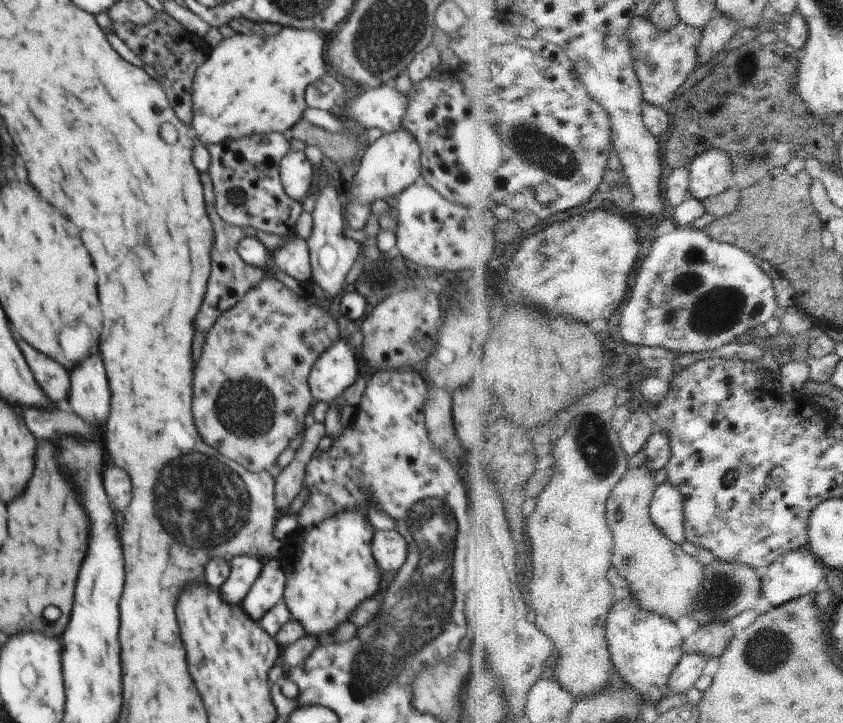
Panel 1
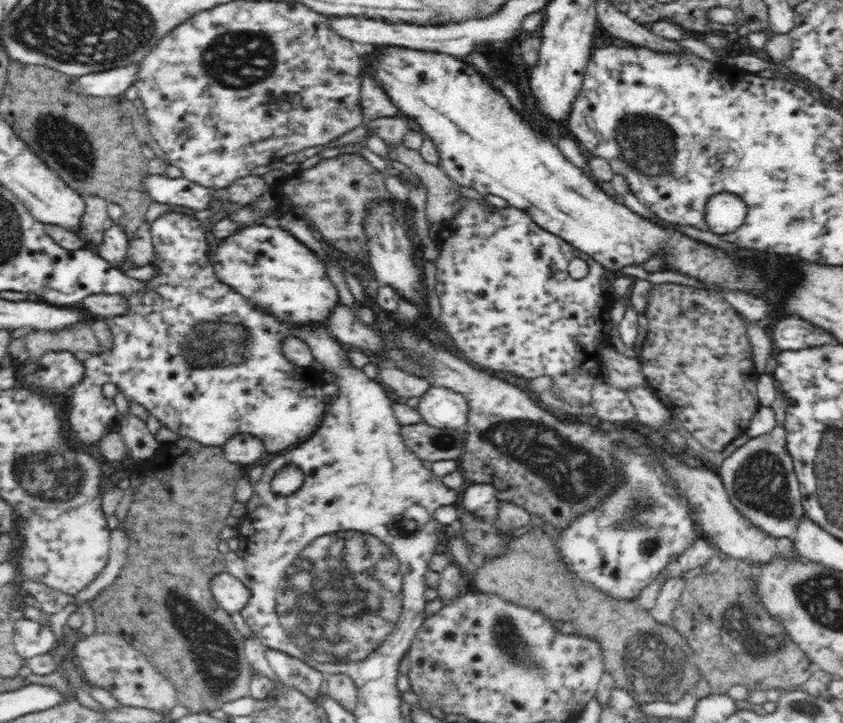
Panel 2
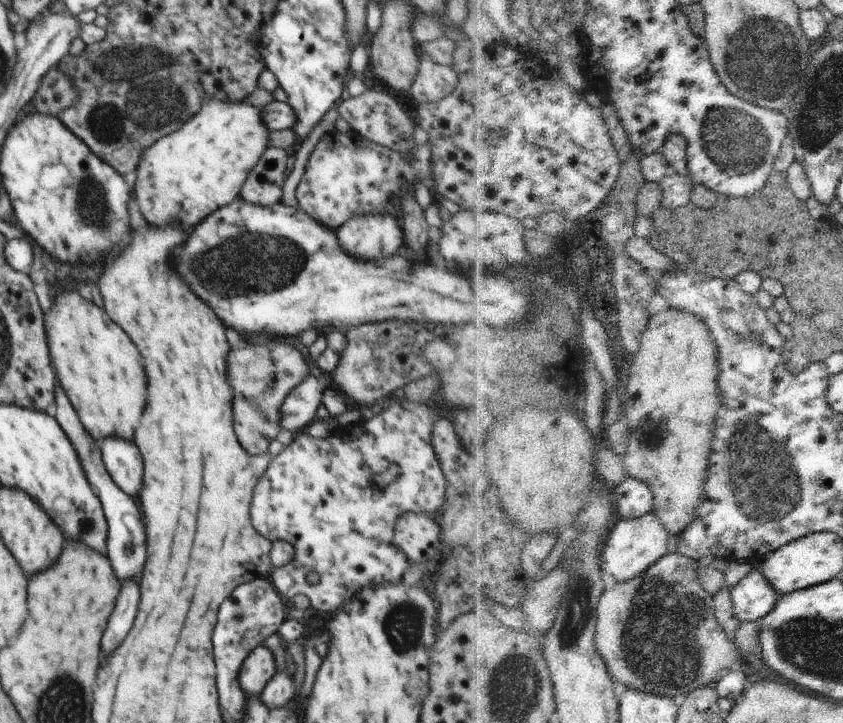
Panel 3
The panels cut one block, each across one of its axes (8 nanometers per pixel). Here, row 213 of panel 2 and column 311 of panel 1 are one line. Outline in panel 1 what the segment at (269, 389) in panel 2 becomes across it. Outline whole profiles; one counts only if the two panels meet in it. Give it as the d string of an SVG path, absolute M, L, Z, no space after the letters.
M289 151L279 163L281 184L293 200L305 200L312 175L312 166L303 151Z

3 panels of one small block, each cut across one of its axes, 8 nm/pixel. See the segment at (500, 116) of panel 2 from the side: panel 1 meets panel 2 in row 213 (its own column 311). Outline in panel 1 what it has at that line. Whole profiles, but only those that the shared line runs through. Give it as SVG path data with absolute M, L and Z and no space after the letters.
M338 511L312 527L302 527L300 536L304 538L294 554L298 560L294 560L292 572L286 574L283 602L290 615L301 623L306 636L312 634L318 638L320 633L331 633L330 630L334 630L340 622L344 622L350 616L356 604L360 604L364 598L372 596L378 590L380 570L371 554L371 541L375 532L367 516L360 511Z

